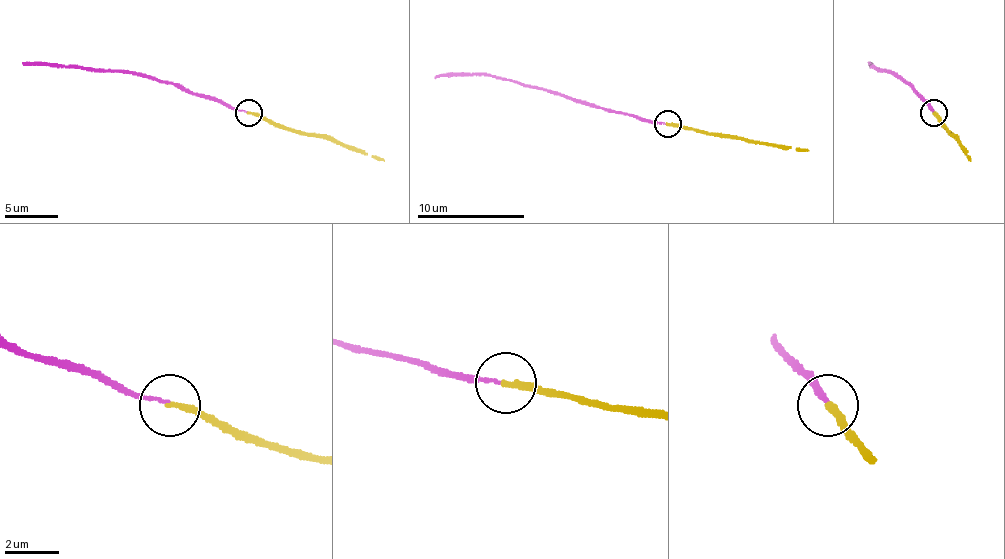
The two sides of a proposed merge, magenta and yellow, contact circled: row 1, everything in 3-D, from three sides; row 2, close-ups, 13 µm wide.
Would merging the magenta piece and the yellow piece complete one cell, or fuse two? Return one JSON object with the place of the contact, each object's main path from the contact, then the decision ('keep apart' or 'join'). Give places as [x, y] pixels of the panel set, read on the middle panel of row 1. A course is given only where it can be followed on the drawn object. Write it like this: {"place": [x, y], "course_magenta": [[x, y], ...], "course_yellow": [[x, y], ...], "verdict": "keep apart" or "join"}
{"place": [668, 124], "course_magenta": [[667, 123], [648, 123], [634, 115], [610, 112], [541, 88], [490, 75], [434, 77]], "course_yellow": [[667, 123], [678, 123], [714, 136], [809, 150]], "verdict": "keep apart"}

